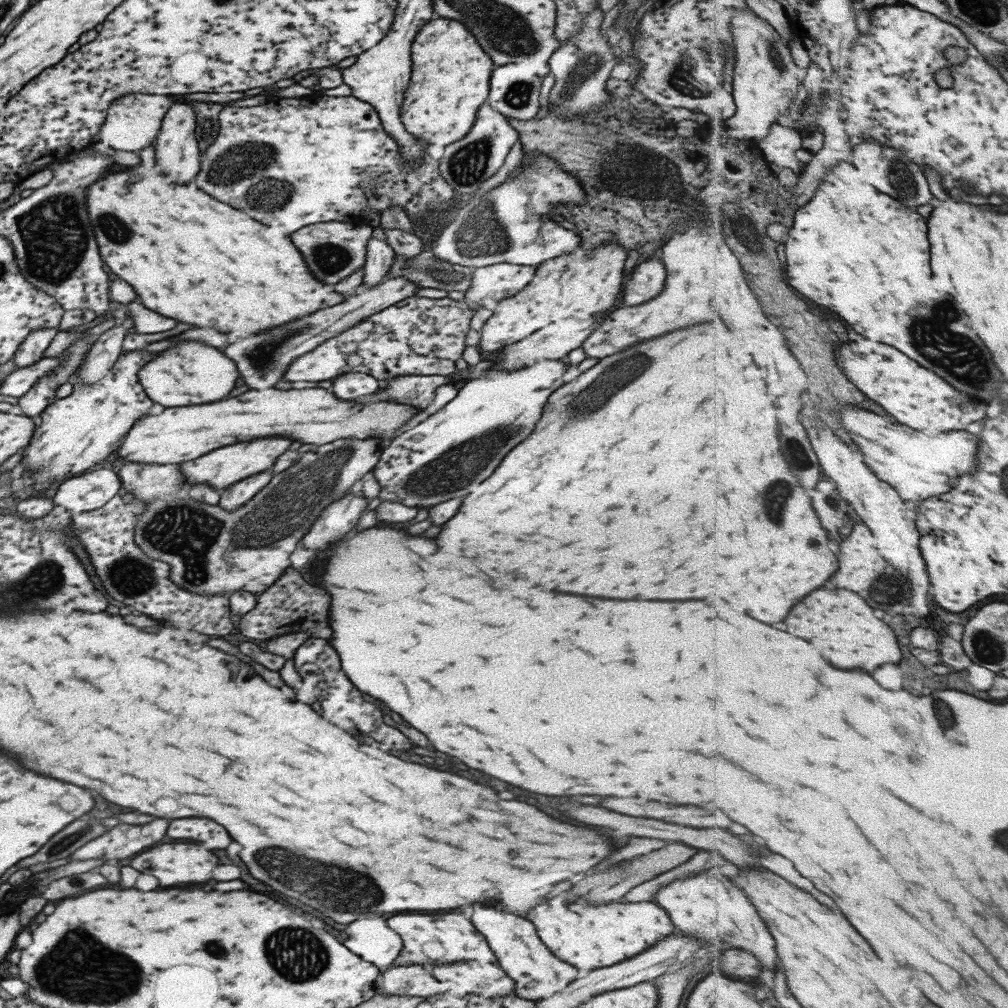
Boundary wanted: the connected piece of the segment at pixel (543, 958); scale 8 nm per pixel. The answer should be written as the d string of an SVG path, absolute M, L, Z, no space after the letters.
M478 904L472 912L472 922L478 928L478 932L488 940L492 952L500 960L500 968L506 970L506 974L515 982L515 995L526 1000L538 1001L544 996L552 996L556 990L562 990L568 982L576 980L581 972L558 960L536 936L536 928L514 914L504 912L502 908Z

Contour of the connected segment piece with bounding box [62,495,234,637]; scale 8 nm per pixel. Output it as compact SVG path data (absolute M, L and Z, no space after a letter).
M119 495L111 498L104 506L78 513L69 528L62 530L66 536L78 537L96 572L112 600L123 602L134 613L146 614L158 622L194 630L194 632L223 637L234 628L231 621L229 594L196 594L178 588L170 579L170 565L146 556L134 542L134 527L145 511L145 502L134 499L125 504Z

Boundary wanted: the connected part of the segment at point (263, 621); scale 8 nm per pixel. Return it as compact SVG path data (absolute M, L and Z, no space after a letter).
M289 566L284 570L282 576L258 596L256 606L247 612L240 622L238 630L246 638L256 640L270 640L275 636L282 636L286 633L310 633L312 638L330 638L328 628L328 594L324 590L316 590L310 586L300 572Z

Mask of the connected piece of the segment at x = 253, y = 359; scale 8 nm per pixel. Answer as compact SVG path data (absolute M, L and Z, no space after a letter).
M404 276L390 277L378 285L364 287L356 294L345 297L345 300L339 304L322 306L314 314L308 314L308 316L298 318L294 322L288 322L280 328L272 328L272 330L266 330L262 334L244 338L240 342L234 342L226 348L224 354L236 362L238 372L240 372L246 386L250 382L250 388L254 388L254 390L272 388L284 376L284 372L288 370L288 366L296 358L314 350L317 346L338 336L341 332L352 328L361 320L396 304L398 301L404 300L406 297L414 296L414 292L420 288L421 286L406 280Z

